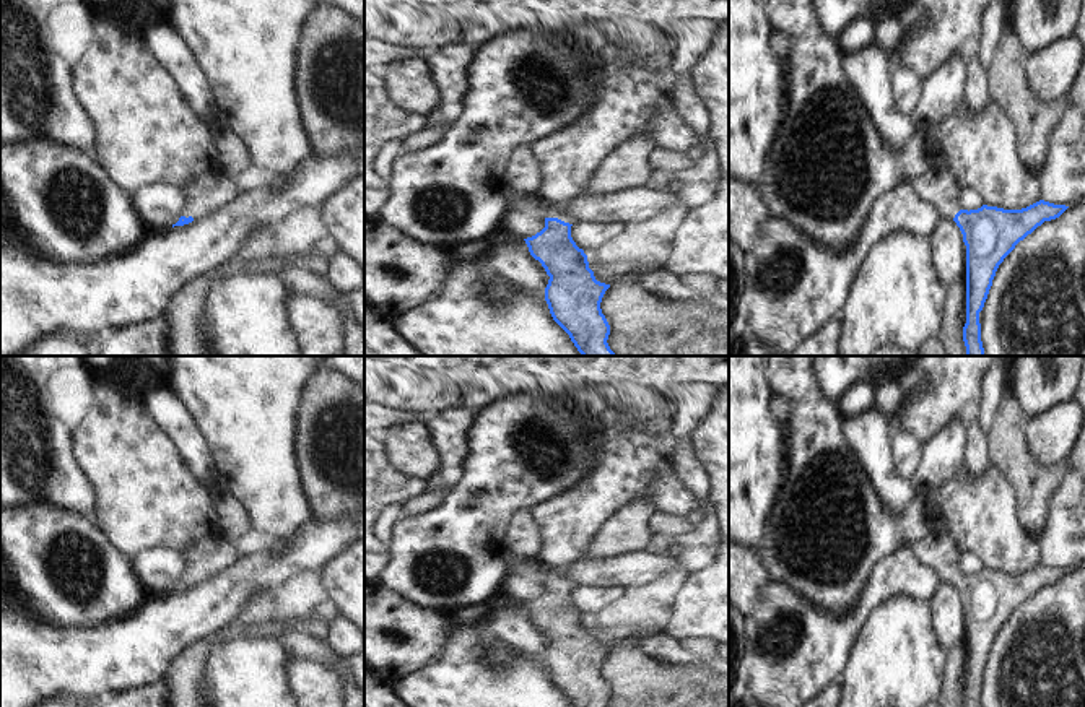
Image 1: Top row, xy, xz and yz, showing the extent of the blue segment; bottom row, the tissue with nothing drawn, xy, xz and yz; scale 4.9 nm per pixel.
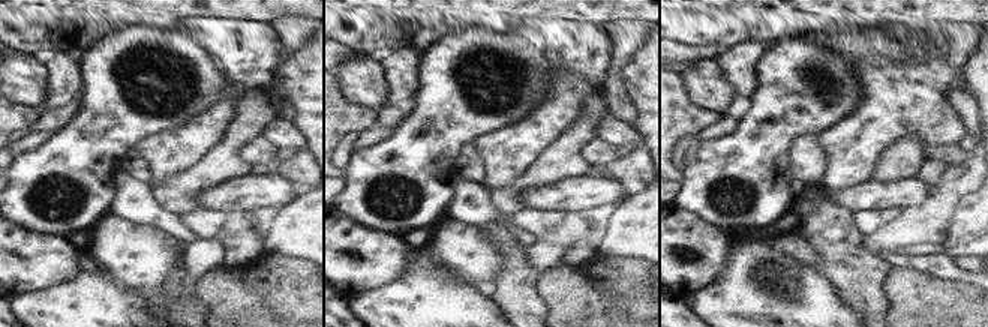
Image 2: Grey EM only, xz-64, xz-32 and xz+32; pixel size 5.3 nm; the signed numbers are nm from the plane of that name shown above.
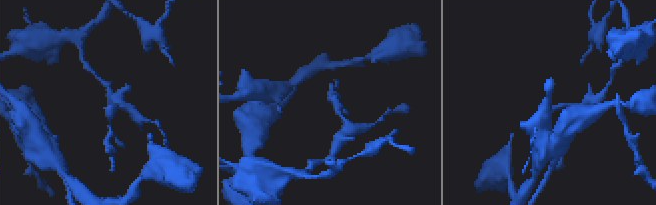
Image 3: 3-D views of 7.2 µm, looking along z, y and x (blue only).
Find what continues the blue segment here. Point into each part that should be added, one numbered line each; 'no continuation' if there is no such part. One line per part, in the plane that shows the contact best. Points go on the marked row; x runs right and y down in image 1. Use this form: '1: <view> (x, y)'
1: xz (553, 210)

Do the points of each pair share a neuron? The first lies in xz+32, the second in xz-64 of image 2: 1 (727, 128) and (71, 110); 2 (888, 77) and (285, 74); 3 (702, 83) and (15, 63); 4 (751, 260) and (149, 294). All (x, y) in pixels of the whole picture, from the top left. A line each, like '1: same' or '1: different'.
1: different
2: different
3: same
4: different

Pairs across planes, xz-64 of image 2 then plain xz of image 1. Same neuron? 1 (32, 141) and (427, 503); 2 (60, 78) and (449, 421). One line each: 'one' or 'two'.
1: one
2: one

